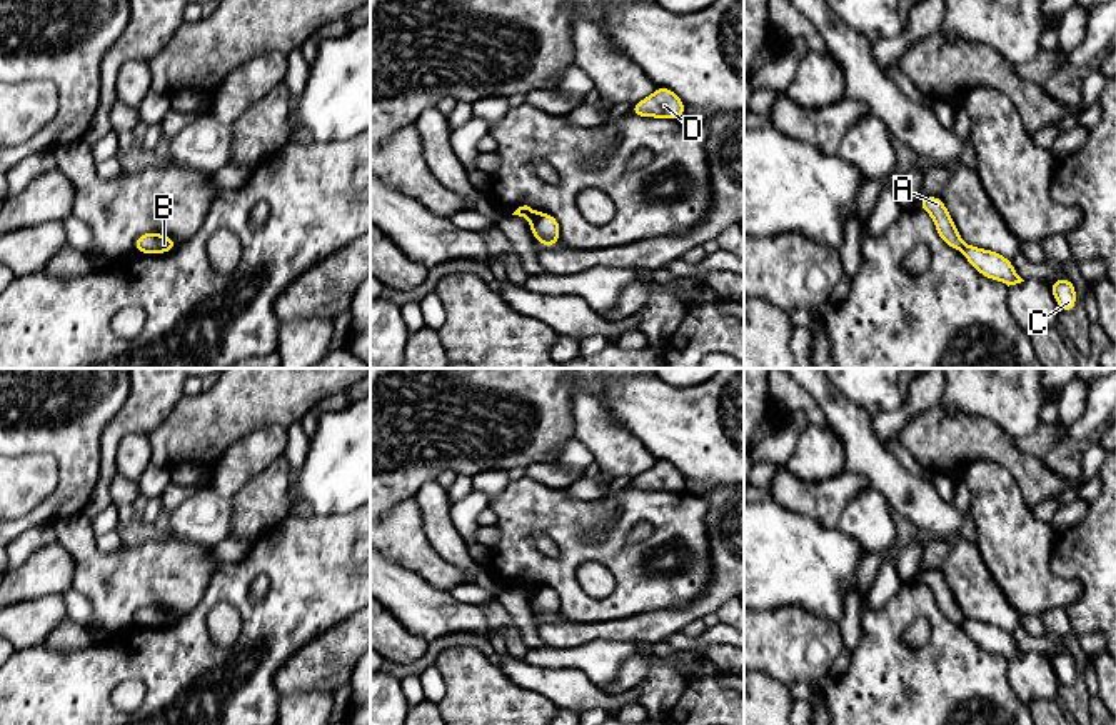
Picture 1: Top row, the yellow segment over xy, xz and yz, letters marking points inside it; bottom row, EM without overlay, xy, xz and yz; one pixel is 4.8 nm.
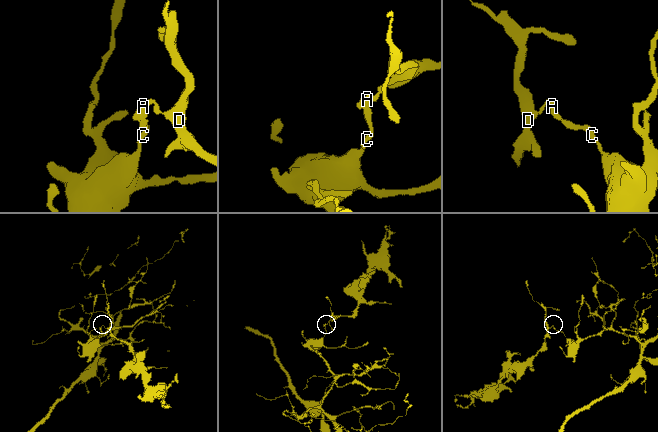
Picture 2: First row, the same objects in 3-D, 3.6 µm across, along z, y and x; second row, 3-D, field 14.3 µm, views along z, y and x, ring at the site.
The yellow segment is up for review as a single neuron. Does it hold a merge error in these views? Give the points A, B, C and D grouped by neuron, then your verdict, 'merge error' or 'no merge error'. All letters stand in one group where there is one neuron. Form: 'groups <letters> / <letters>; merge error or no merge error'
groups A B D / C; merge error

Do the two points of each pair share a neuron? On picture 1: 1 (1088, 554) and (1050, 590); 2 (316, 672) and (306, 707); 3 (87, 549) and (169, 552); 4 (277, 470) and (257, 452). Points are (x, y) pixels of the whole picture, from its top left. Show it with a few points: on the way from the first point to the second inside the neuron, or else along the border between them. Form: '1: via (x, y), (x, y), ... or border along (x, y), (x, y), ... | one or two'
1: border along (1055, 540), (1050, 569), (1080, 585), (1068, 607) | two
2: border along (331, 692), (302, 690), (281, 695) | two
3: via (107, 562), (149, 562) | one
4: border along (282, 454), (241, 489) | two

